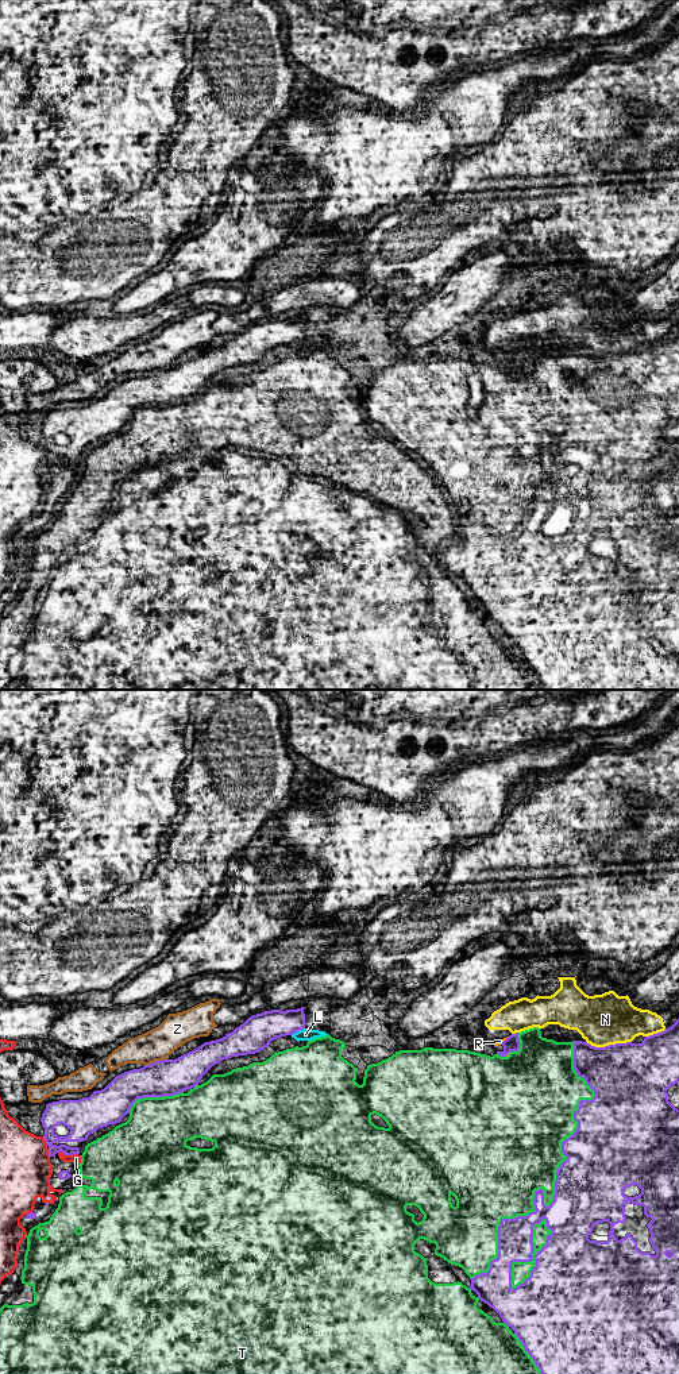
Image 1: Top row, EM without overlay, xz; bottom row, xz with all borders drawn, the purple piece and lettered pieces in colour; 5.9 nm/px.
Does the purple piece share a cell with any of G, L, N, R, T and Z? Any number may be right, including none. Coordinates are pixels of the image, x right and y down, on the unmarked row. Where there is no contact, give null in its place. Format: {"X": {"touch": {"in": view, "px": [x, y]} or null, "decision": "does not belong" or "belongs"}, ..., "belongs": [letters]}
{"G": {"touch": {"in": "xz", "px": [68, 463]}, "decision": "does not belong"}, "L": {"touch": {"in": "xz", "px": [297, 339]}, "decision": "does not belong"}, "N": {"touch": {"in": "xz", "px": [609, 354]}, "decision": "does not belong"}, "R": {"touch": {"in": "xz", "px": [505, 348]}, "decision": "does not belong"}, "T": {"touch": {"in": "xz", "px": [555, 497]}, "decision": "does not belong"}, "Z": {"touch": {"in": "xz", "px": [155, 370]}, "decision": "does not belong"}, "belongs": []}

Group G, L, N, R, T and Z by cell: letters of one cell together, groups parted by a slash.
G / L / N R / T / Z

